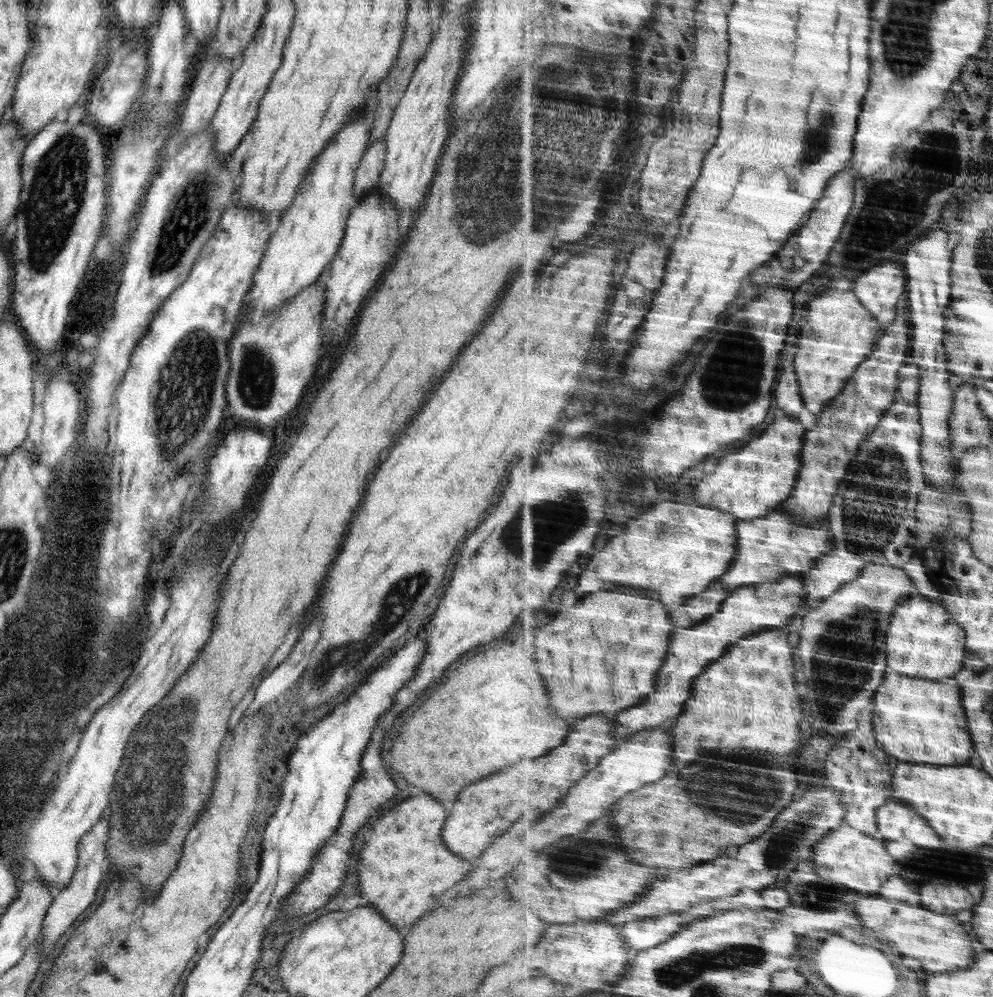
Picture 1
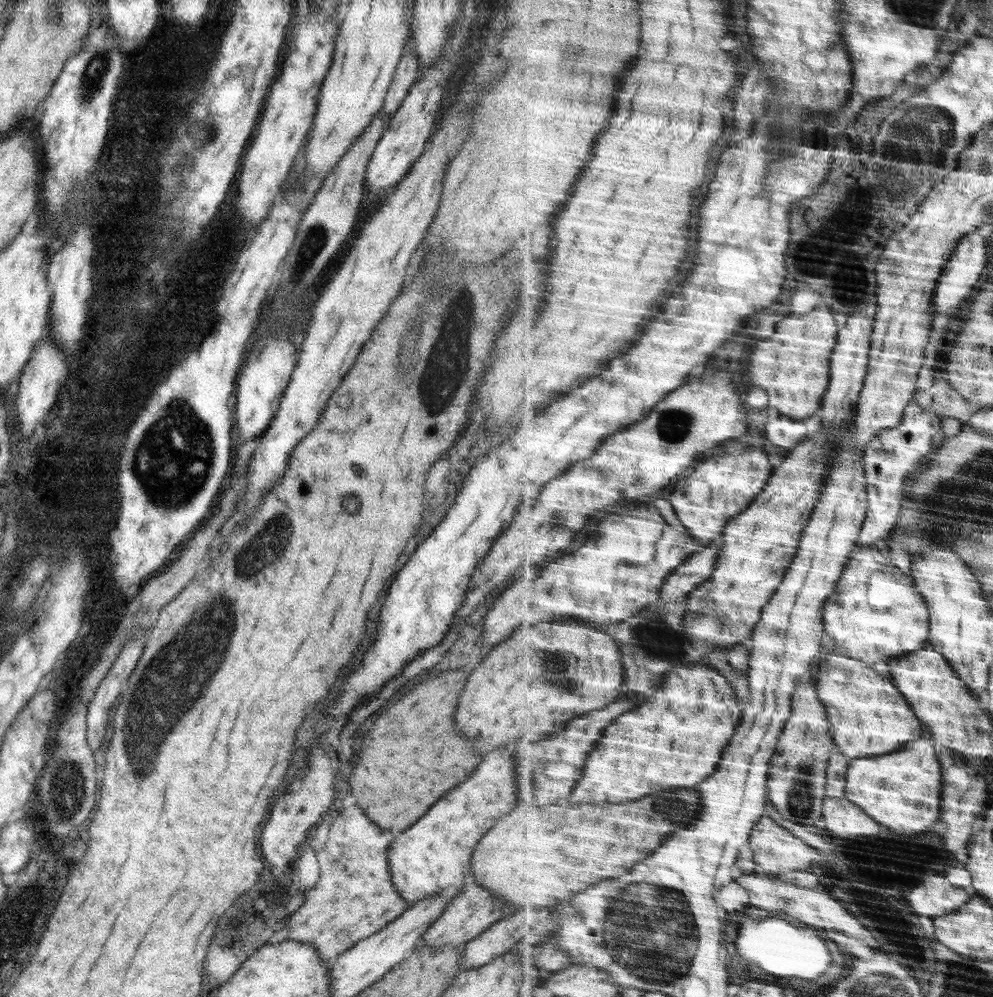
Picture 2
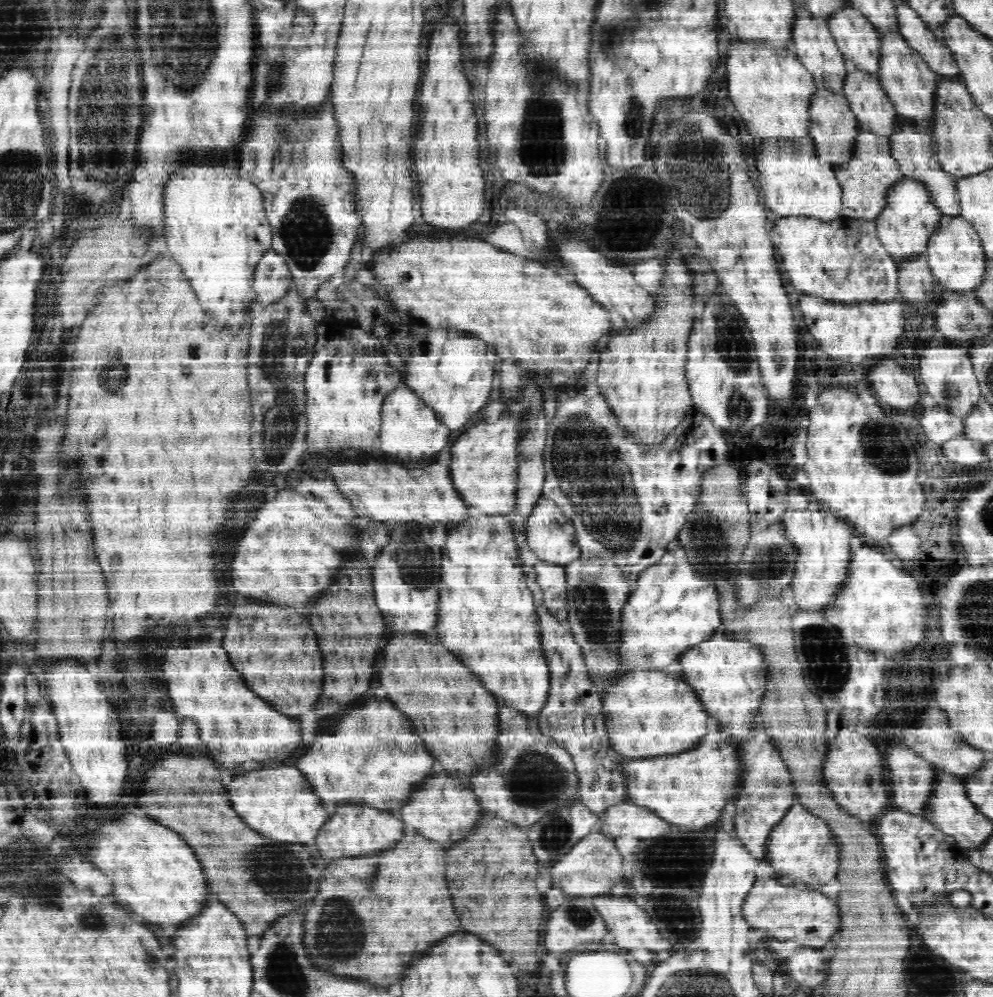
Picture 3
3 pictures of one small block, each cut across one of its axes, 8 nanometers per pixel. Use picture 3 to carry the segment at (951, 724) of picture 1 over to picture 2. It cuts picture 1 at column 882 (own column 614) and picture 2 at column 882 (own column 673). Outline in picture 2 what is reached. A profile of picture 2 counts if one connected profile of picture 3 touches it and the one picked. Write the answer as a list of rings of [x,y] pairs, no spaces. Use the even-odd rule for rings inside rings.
[[[832,651],[825,652],[822,654],[822,656],[820,656],[815,665],[815,678],[818,679],[818,695],[820,695],[820,700],[826,703],[826,709],[828,709],[828,713],[830,713],[830,716],[828,716],[828,721],[830,721],[830,725],[832,725],[832,735],[834,735],[834,739],[836,739],[838,750],[844,753],[846,756],[849,756],[851,759],[876,757],[884,754],[894,753],[896,751],[900,751],[909,743],[916,742],[916,740],[920,740],[920,738],[927,736],[922,719],[918,717],[918,713],[914,711],[914,707],[910,705],[910,701],[908,701],[906,695],[900,691],[900,687],[896,685],[896,682],[894,682],[894,679],[892,679],[892,676],[884,676],[880,674],[878,670],[873,668],[873,665],[852,658],[848,655],[841,656],[834,654]]]

